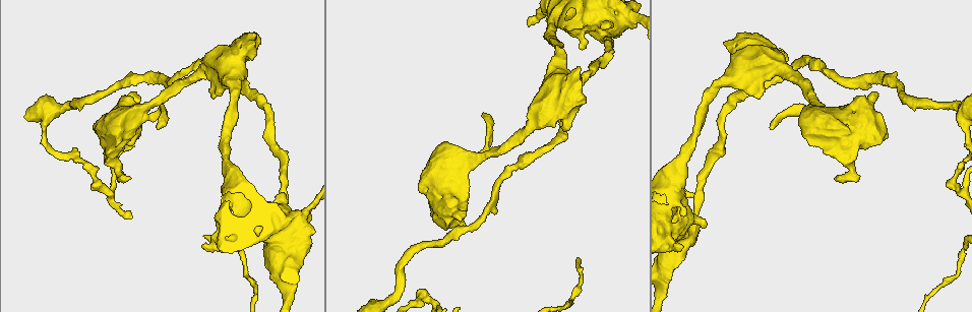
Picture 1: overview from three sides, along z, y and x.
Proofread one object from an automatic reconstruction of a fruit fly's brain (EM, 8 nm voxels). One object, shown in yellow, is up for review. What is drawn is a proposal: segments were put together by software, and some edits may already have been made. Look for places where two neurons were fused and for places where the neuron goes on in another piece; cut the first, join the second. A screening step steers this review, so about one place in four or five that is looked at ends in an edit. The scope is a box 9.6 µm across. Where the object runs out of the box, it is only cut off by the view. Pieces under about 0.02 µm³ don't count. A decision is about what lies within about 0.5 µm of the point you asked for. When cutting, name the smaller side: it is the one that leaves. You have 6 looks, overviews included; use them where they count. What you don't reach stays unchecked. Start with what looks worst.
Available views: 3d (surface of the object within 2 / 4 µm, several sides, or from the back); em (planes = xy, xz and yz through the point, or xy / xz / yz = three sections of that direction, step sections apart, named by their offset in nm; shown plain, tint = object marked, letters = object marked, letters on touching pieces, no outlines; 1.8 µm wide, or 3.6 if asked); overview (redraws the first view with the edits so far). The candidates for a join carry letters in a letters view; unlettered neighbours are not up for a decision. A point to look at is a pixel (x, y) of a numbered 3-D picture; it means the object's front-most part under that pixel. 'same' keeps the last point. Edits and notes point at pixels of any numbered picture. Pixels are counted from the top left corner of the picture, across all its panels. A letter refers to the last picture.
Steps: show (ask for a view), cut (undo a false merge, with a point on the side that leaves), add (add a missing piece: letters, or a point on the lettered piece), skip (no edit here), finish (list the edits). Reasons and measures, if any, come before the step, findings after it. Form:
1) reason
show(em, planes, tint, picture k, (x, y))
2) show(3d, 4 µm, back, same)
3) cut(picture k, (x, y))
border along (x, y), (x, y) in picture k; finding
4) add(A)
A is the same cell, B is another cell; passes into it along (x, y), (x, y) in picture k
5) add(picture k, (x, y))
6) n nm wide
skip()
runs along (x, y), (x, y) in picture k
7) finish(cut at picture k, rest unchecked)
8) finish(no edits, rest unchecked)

show(em, xz, step 4, tint, picture 1, (794, 66))

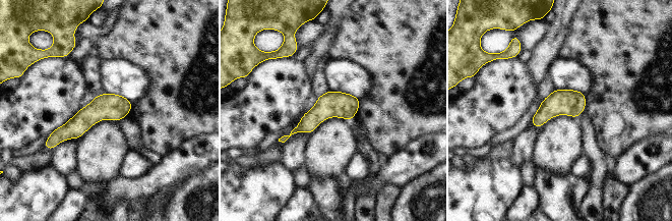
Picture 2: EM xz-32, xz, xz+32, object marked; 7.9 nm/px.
cut it another way
show(em, planes, letters, same)

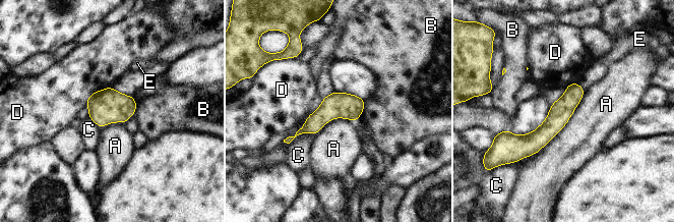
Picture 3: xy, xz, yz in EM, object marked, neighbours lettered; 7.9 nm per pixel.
180 nm wide
skip()
A, B, C, D and E are other cells; border along (586, 90), (568, 121), (536, 154) in picture 3; all the same neuron

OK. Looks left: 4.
abrupt turn
show(3d, 4 µm, back, picture 1, (285, 241))

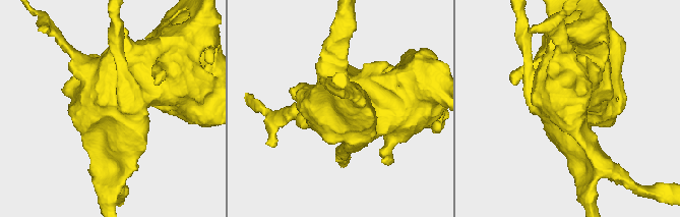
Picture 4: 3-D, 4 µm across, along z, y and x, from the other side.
need the tissue
show(em, 3.6 µm, planes, letters, picture 4, (114, 104))

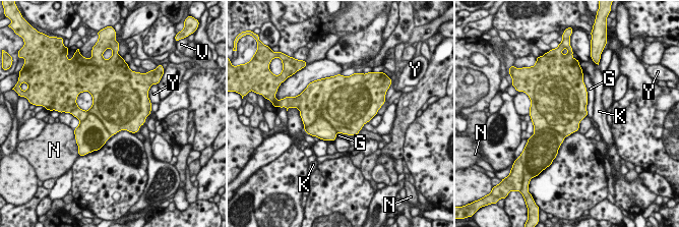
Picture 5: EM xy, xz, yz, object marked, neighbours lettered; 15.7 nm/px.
skip()
G, K, N, V and Y are other cells; border along (587, 115), (580, 120), (578, 129) in picture 5; all the same neuron

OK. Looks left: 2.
show(em, planes, plain, picture 1, (201, 245))

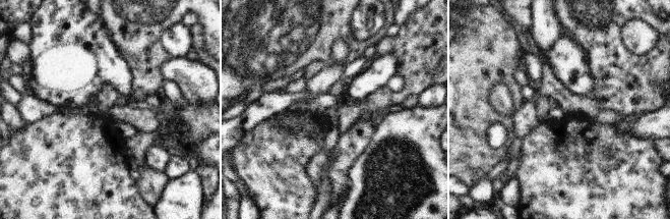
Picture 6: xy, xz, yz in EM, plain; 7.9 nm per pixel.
what lies round it
show(em, planes, letters, same)

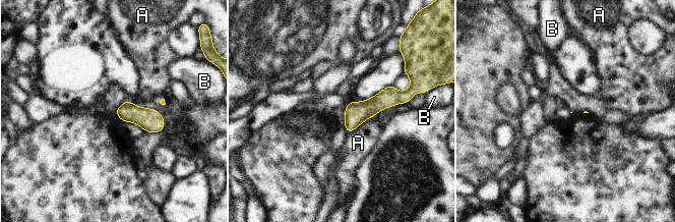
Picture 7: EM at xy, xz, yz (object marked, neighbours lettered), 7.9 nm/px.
skip()
A and B are other cells; border along (375, 115), (367, 118), (347, 133) in picture 7; no lettered piece goes on from it

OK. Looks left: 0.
finish(no edits, rest unchecked)

